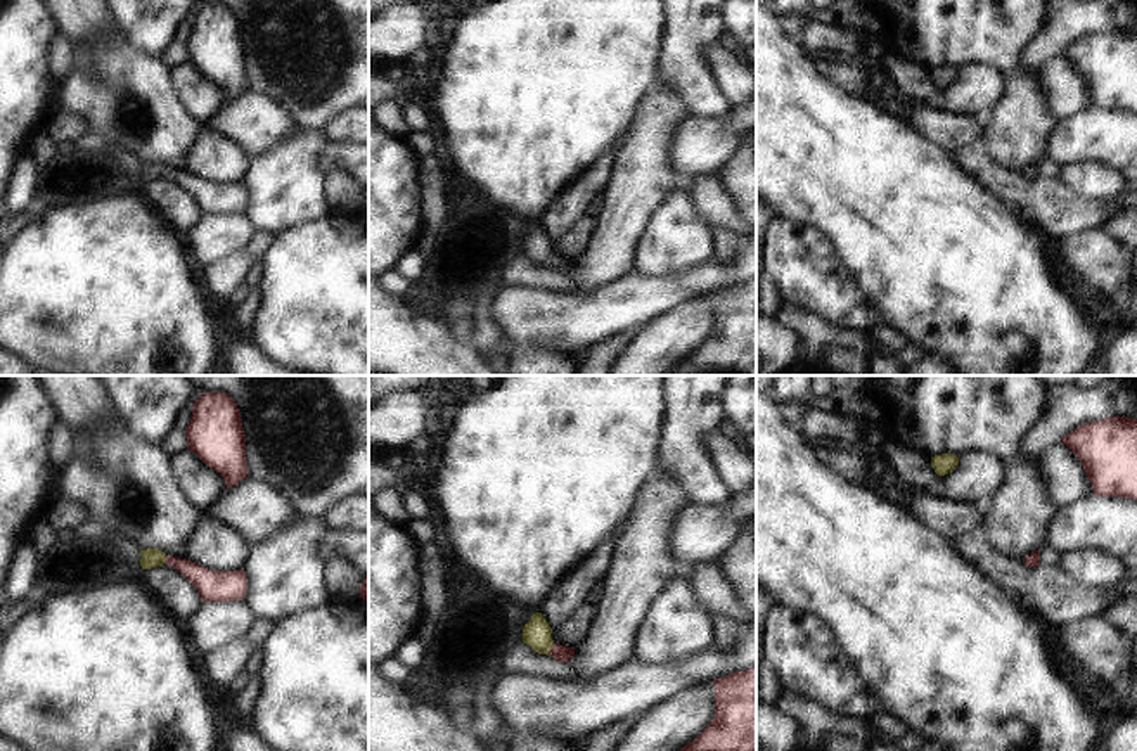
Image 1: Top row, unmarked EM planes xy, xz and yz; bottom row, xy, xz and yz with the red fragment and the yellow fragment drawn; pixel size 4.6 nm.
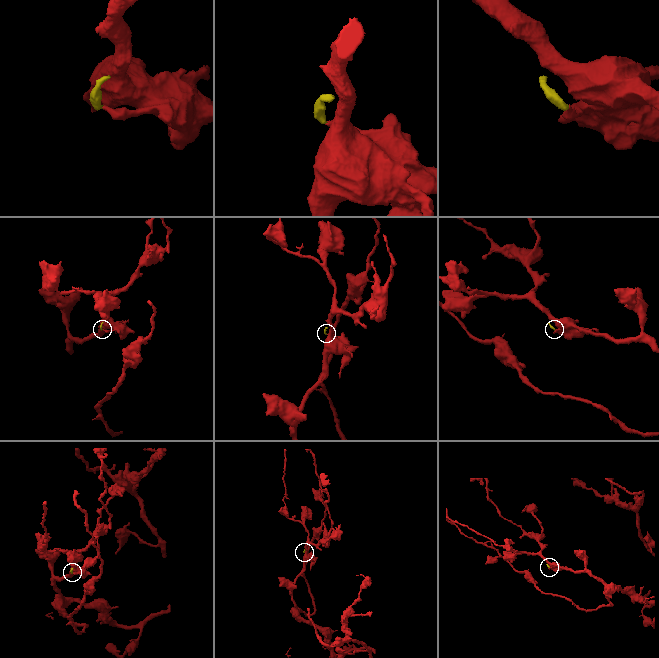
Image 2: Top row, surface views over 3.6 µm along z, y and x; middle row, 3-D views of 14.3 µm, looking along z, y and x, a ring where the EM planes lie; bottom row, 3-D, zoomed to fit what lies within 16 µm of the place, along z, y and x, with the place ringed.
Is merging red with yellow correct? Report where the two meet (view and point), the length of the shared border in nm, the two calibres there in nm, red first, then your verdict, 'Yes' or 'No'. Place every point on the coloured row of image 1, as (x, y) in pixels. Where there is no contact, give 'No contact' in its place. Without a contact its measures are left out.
Touches red at xz (552, 649). Shared border 60 nm. Thickness 80 nm (red) against 140 nm. Yes.

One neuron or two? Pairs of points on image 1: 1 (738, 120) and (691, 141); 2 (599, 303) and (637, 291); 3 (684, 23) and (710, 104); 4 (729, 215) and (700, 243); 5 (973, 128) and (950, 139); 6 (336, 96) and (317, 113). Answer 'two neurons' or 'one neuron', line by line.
1: one neuron
2: one neuron
3: one neuron
4: two neurons
5: one neuron
6: one neuron

